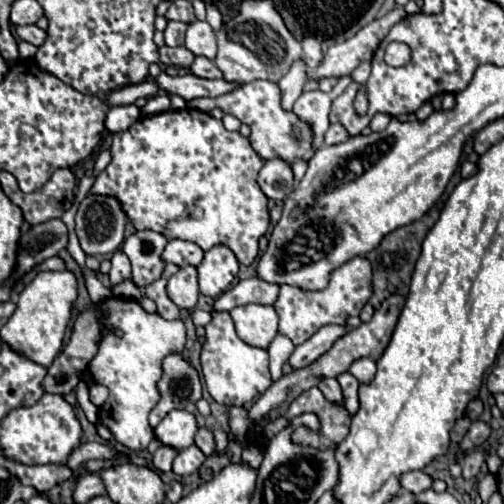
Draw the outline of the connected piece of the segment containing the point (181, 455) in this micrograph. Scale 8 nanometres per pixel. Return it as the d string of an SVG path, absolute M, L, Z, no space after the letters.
M190 446L190 448L184 448L176 454L174 458L174 464L172 464L172 470L174 474L178 476L188 476L192 472L196 472L200 468L200 464L204 462L204 454L200 452L198 446Z

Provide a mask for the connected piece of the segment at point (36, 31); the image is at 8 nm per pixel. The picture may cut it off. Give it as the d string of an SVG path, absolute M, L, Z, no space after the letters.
M16 26L16 34L20 40L24 42L30 42L34 46L40 46L46 38L46 32L40 30L38 26Z

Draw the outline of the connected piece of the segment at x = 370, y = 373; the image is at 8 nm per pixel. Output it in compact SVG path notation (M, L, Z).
M364 358L364 368L350 368L350 374L356 376L360 384L370 384L376 374L376 362L372 362L370 358Z

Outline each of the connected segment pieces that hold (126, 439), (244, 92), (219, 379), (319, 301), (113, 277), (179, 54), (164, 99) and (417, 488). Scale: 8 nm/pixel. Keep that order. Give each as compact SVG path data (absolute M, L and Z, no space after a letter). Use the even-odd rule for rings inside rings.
M108 298L96 306L102 314L102 336L98 352L88 364L88 374L96 384L110 390L108 400L100 406L100 424L106 426L114 440L130 450L146 450L154 434L148 424L148 414L156 406L160 394L156 382L160 378L162 358L170 352L182 352L186 342L186 328L180 320L164 320L160 314L146 312L136 300ZM114 328L124 332L122 338L114 336Z
M256 80L250 82L248 86L240 86L220 98L194 98L188 102L190 108L196 108L200 112L210 112L214 106L222 108L222 112L228 112L232 116L236 116L240 122L248 124L252 128L250 134L250 142L252 148L264 158L282 158L286 162L296 162L300 158L310 160L312 158L312 148L310 148L310 140L312 140L312 132L310 126L302 120L296 118L296 114L288 114L286 110L282 110L280 106L280 88L274 82L268 80Z
M212 311L212 320L206 324L206 342L202 344L202 374L210 396L224 406L244 406L256 400L272 384L268 370L268 352L264 348L250 346L236 336L232 318L228 312Z
M352 258L346 264L342 264L340 268L332 270L330 282L324 290L310 292L310 290L298 288L298 286L282 284L278 300L274 302L274 310L280 318L278 332L282 336L288 336L294 342L294 346L298 346L298 344L306 342L312 334L316 334L326 324L346 324L346 318L358 316L362 306L372 296L370 278L372 278L370 262L366 258Z
M116 250L112 256L112 268L110 268L110 286L116 286L120 282L124 282L126 278L130 278L130 260L122 250Z
M162 46L160 48L160 62L166 66L190 66L192 60L194 60L194 54L184 46L178 46L178 48Z
M158 94L158 96L148 100L148 104L142 108L142 114L152 116L152 114L158 114L158 112L166 112L166 110L170 110L170 96Z
M422 470L404 472L404 474L400 474L398 480L400 480L400 486L402 486L404 490L410 490L410 492L414 492L414 494L420 494L420 492L428 490L430 484L432 484L432 478L430 478L428 474L424 474Z

